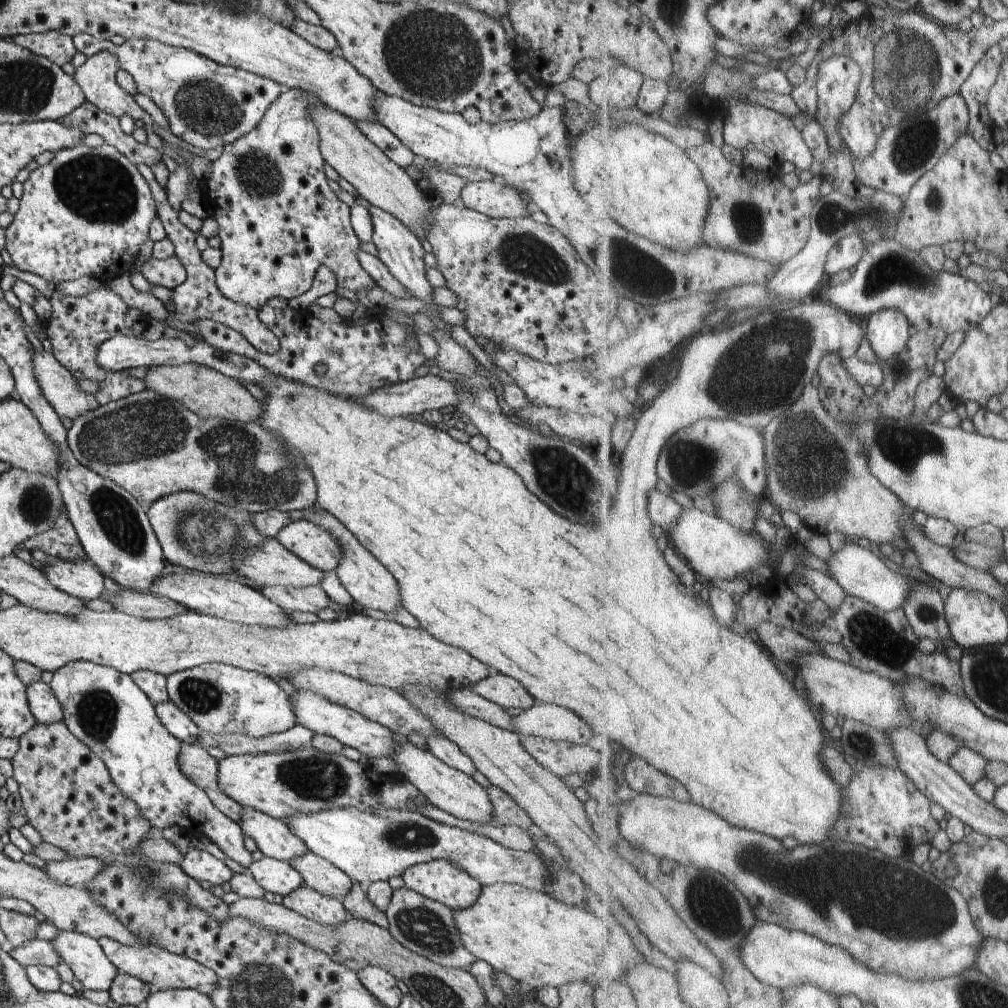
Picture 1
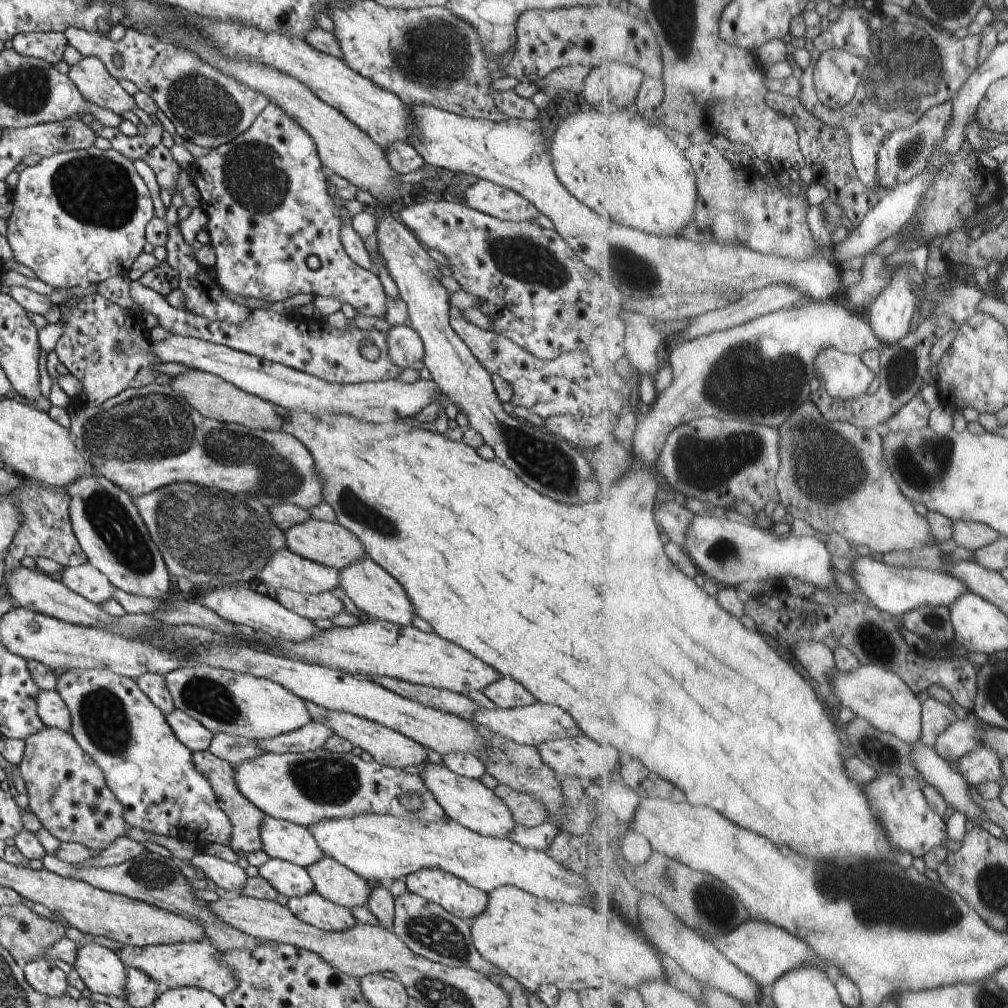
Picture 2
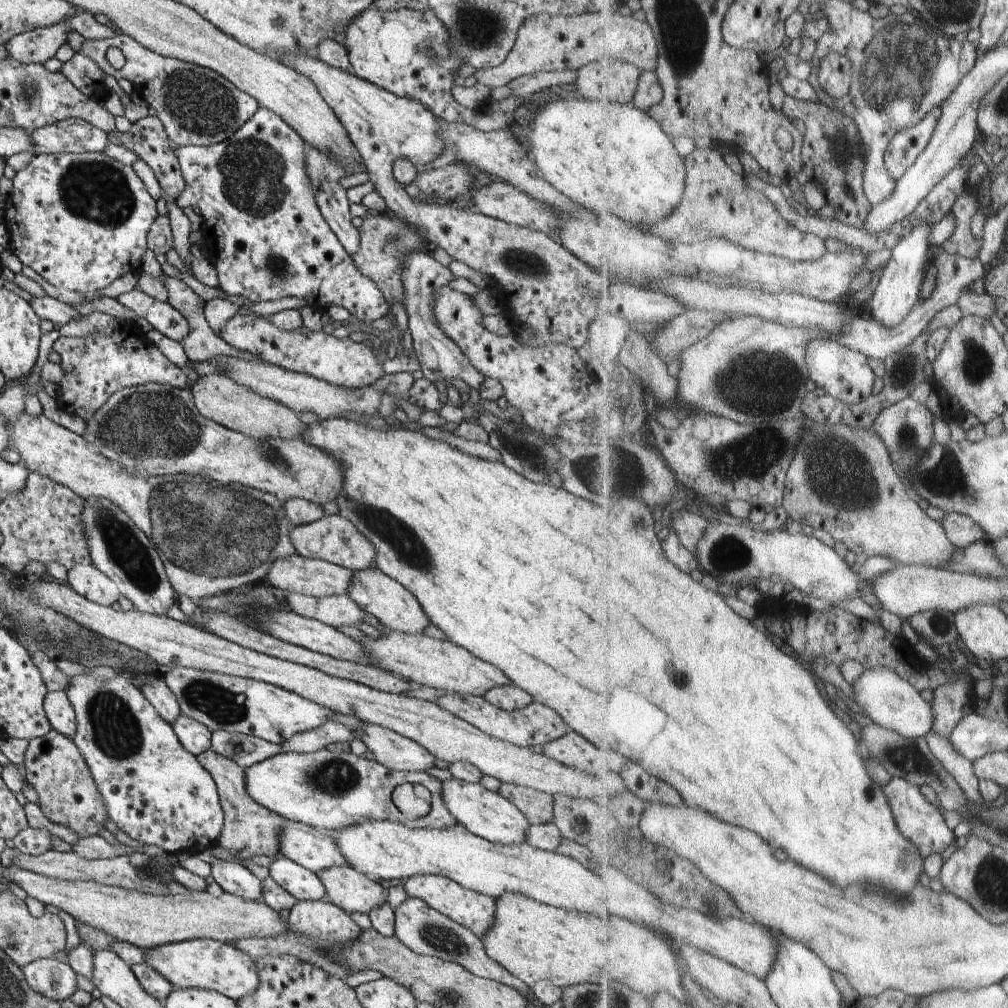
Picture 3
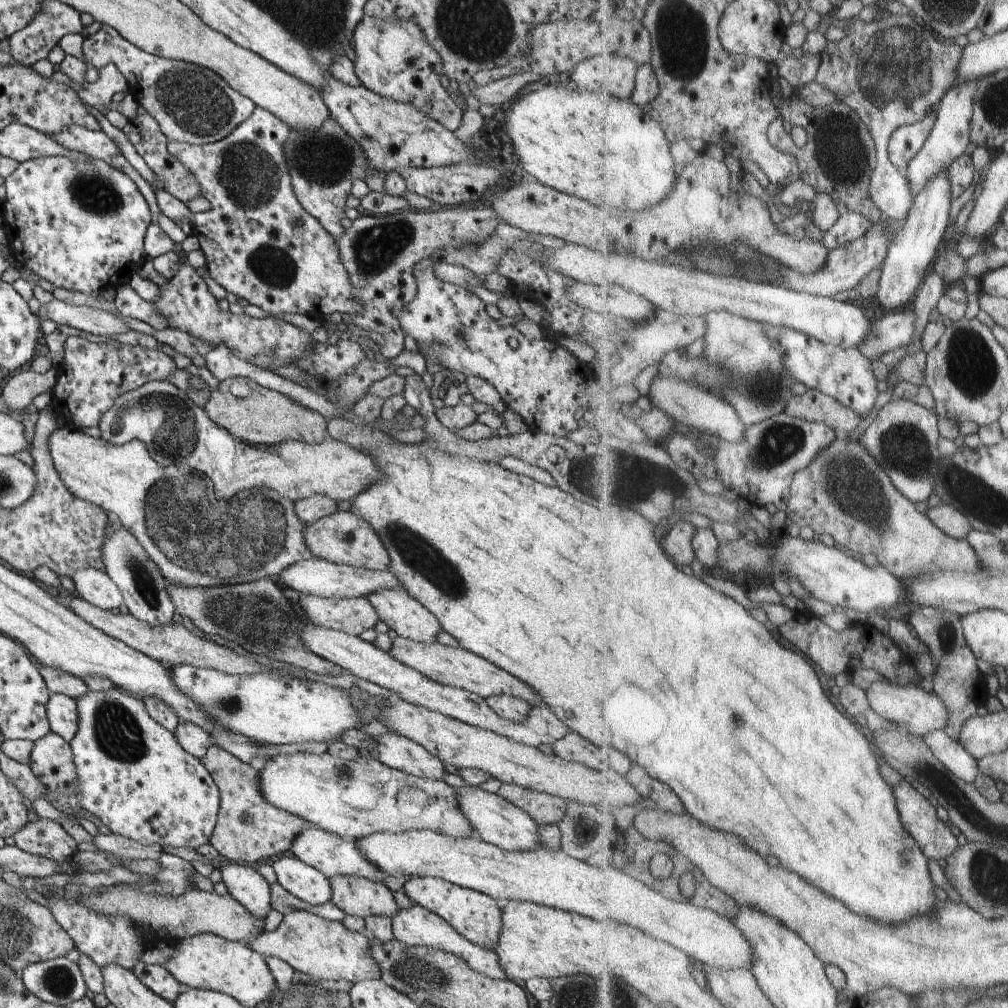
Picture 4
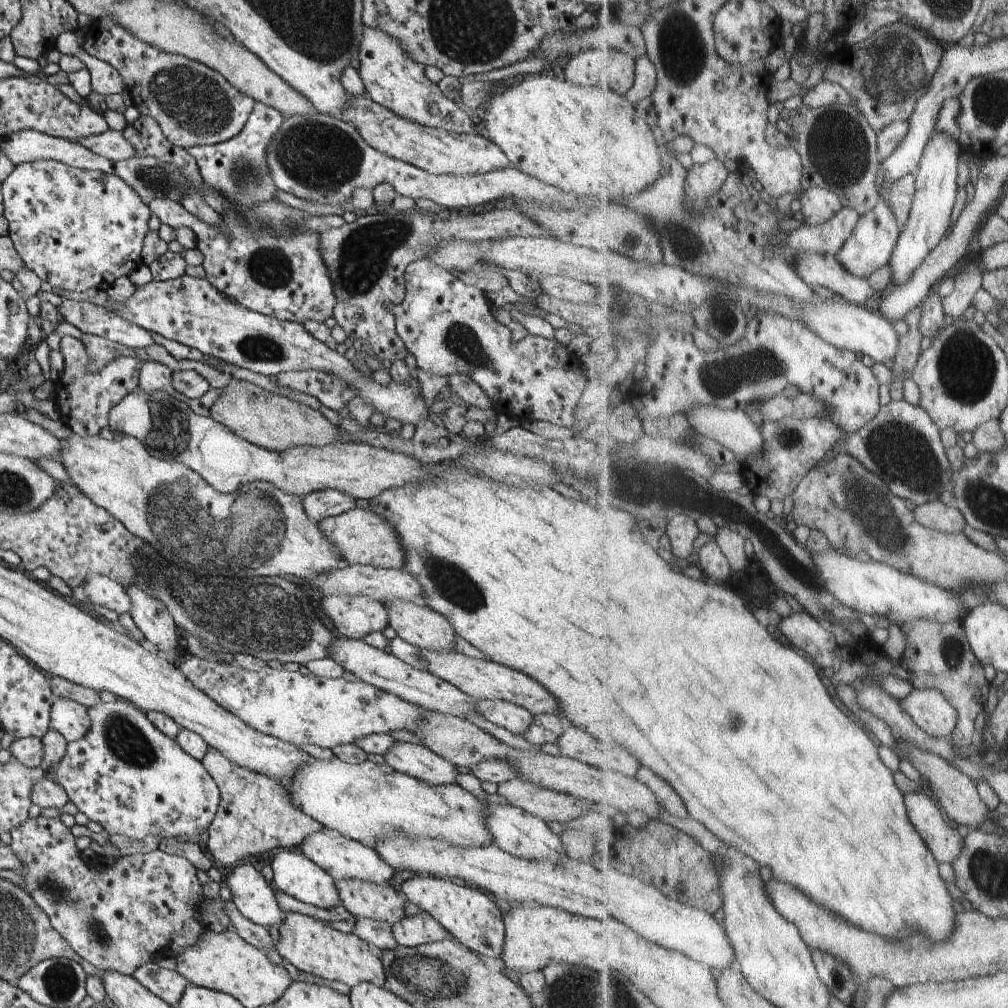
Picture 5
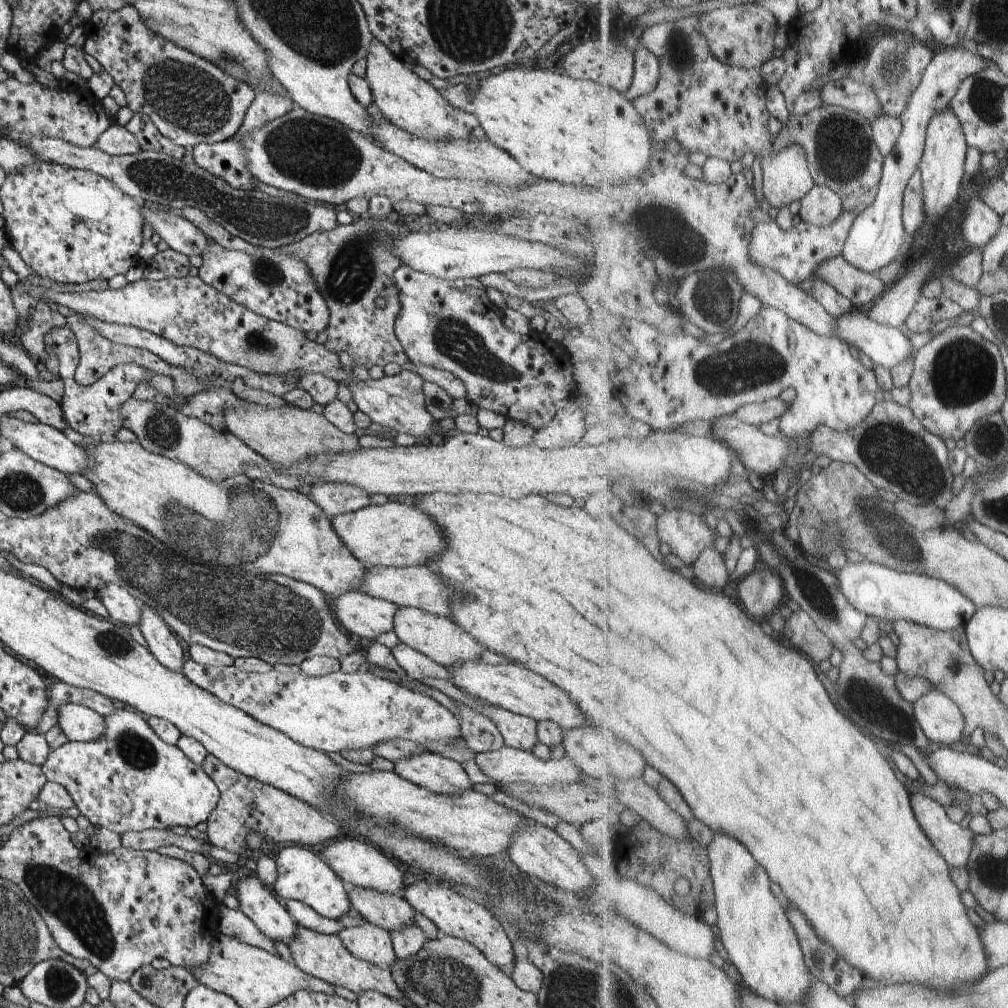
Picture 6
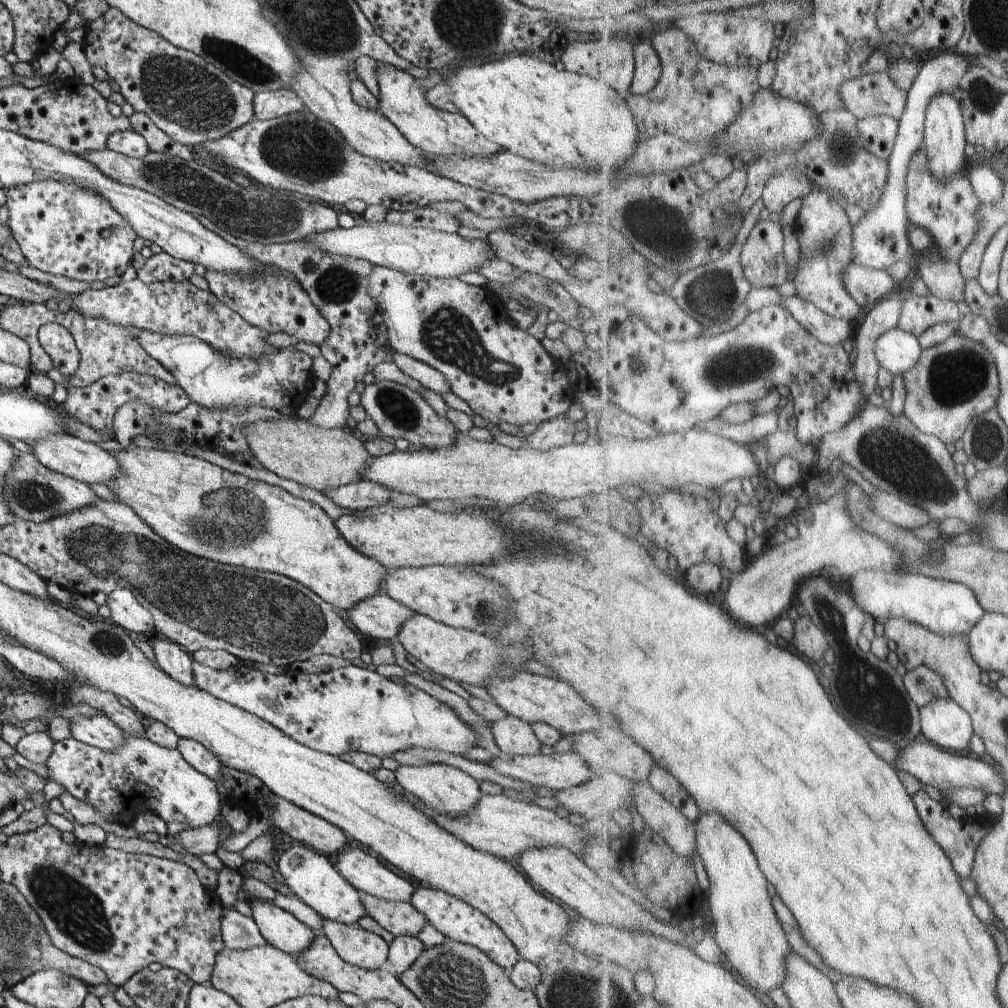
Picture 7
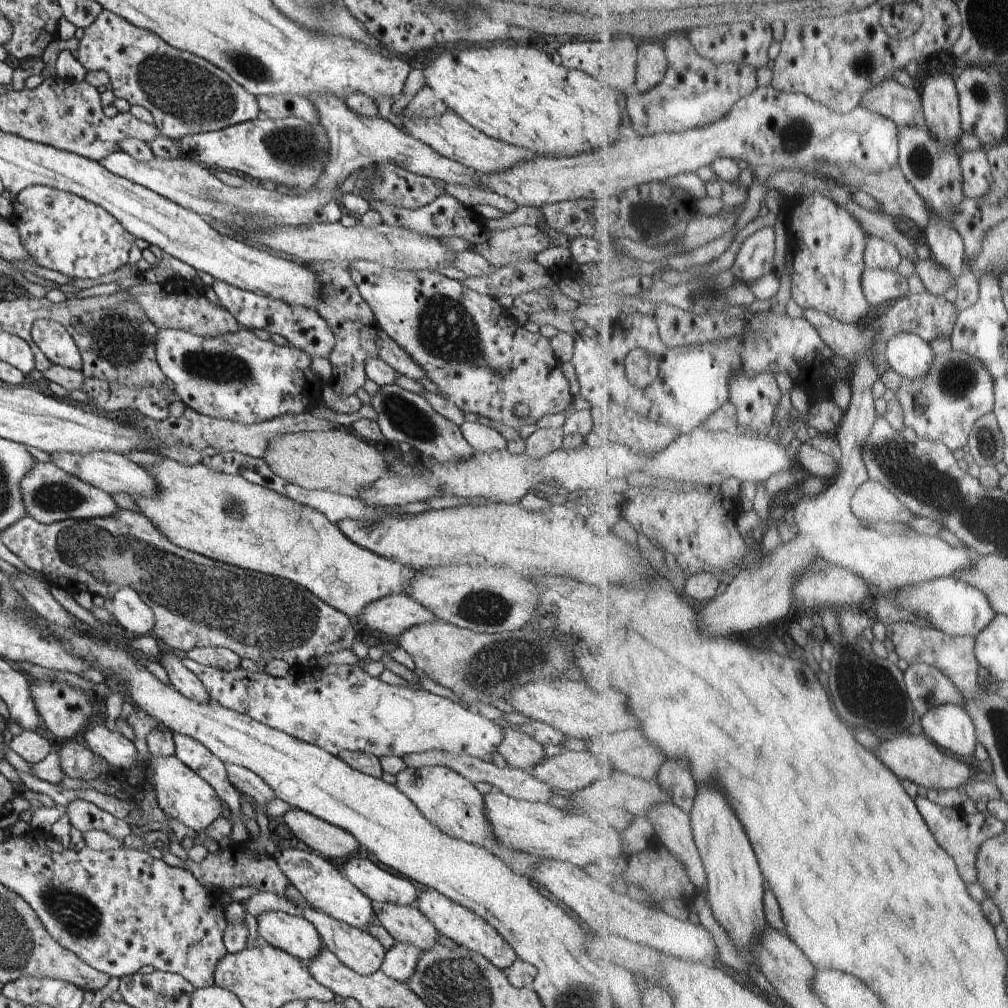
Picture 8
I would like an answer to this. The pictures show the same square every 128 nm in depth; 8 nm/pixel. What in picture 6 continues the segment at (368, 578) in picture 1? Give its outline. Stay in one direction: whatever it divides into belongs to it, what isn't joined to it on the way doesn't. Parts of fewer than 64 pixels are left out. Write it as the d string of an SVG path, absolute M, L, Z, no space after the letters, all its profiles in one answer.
M398 606L394 615L393 630L406 646L422 652L424 656L428 656L430 660L434 660L436 664L447 669L448 666L454 666L460 662L480 661L480 656L485 650L482 644L478 644L470 634L466 634L462 628L458 628L458 625L446 616L436 616L436 614L424 612L420 608Z

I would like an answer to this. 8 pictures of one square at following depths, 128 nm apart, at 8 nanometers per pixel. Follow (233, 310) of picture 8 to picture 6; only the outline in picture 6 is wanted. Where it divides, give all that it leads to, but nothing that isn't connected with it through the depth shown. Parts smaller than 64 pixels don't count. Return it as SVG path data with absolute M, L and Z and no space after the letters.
M210 239L208 248L200 254L202 265L198 276L235 303L268 320L288 324L304 333L319 333L327 328L330 310L304 260L292 256L288 250L278 252L269 247L255 250L252 253L232 251Z

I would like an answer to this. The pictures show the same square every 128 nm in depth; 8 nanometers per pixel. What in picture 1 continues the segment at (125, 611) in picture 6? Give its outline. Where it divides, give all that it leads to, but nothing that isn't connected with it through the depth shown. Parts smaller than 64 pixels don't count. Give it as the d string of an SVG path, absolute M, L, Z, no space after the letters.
M49 559L40 566L42 574L54 588L83 601L103 597L103 574L88 559Z

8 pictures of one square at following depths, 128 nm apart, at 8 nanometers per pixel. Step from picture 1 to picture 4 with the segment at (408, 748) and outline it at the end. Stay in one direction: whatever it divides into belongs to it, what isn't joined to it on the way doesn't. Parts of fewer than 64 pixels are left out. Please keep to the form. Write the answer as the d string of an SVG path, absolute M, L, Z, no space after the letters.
M471 785L455 788L458 794L458 808L470 821L476 836L486 842L495 844L498 848L506 851L534 850L542 847L539 824L536 824L524 810L518 808L514 803L502 798L498 793L484 790L481 786Z

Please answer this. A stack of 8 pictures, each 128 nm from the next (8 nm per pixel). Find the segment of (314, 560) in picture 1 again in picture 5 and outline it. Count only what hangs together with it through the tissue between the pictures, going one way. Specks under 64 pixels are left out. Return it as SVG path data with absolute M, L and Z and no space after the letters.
M354 507L342 514L323 518L317 523L326 540L330 540L330 544L338 548L338 554L349 565L372 565L383 569L405 568L405 550L402 550L396 528L371 508L362 510Z

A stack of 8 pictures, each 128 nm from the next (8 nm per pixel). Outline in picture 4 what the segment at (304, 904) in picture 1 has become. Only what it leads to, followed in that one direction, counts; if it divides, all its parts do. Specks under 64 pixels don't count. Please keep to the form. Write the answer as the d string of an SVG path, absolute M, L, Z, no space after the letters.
M294 910L286 913L274 931L264 931L247 944L263 956L276 956L292 966L293 970L304 972L315 979L348 980L357 983L361 980L378 980L381 972L370 956L371 945L362 933L352 931L344 922L326 920L308 910Z

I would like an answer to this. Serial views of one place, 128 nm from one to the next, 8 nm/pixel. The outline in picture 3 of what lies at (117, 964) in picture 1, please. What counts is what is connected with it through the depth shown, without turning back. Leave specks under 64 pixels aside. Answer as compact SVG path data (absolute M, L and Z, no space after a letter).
M199 938L166 943L146 951L144 964L154 968L174 989L199 988L219 992L232 1000L252 995L258 988L257 962L228 943Z

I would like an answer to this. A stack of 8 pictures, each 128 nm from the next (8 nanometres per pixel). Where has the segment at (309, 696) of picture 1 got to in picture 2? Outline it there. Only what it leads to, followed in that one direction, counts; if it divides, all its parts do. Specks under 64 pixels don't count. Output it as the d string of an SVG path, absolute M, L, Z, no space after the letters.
M326 709L326 713L327 719L322 724L328 730L332 730L334 735L338 735L340 738L350 742L353 747L358 746L365 752L369 752L374 760L378 761L381 765L404 768L404 766L410 766L410 764L414 766L414 764L427 761L426 750L424 750L419 742L404 736L401 732L396 732L393 728L388 728L383 724L348 712Z

